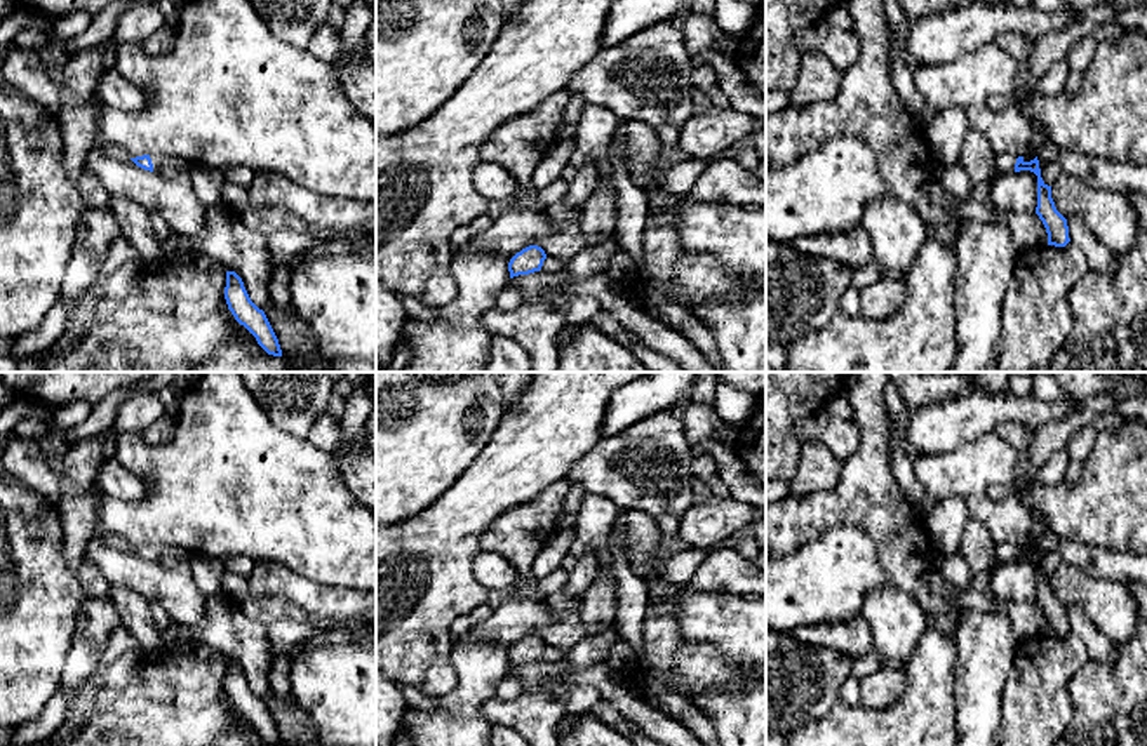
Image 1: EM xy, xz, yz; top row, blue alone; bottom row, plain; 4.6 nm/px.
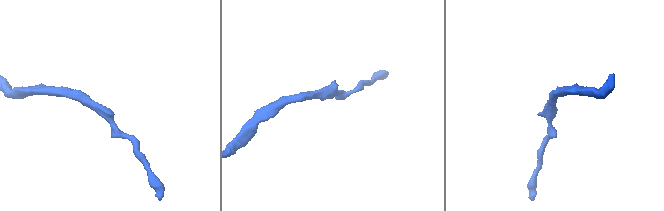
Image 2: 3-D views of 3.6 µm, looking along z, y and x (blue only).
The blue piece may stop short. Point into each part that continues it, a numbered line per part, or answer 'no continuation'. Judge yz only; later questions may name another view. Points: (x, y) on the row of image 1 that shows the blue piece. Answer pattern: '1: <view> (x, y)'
1: yz (1005, 162)

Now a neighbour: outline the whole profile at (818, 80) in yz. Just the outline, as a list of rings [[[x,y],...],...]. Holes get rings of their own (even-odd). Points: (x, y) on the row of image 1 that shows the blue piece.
[[[804,54],[799,66],[799,77],[788,92],[790,106],[808,108],[816,103],[828,103],[837,97],[842,83],[839,70],[827,56]]]

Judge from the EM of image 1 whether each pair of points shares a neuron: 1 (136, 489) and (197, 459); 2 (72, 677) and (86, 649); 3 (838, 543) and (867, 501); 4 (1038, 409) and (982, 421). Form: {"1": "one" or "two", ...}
{"1": "two", "2": "one", "3": "two", "4": "one"}

